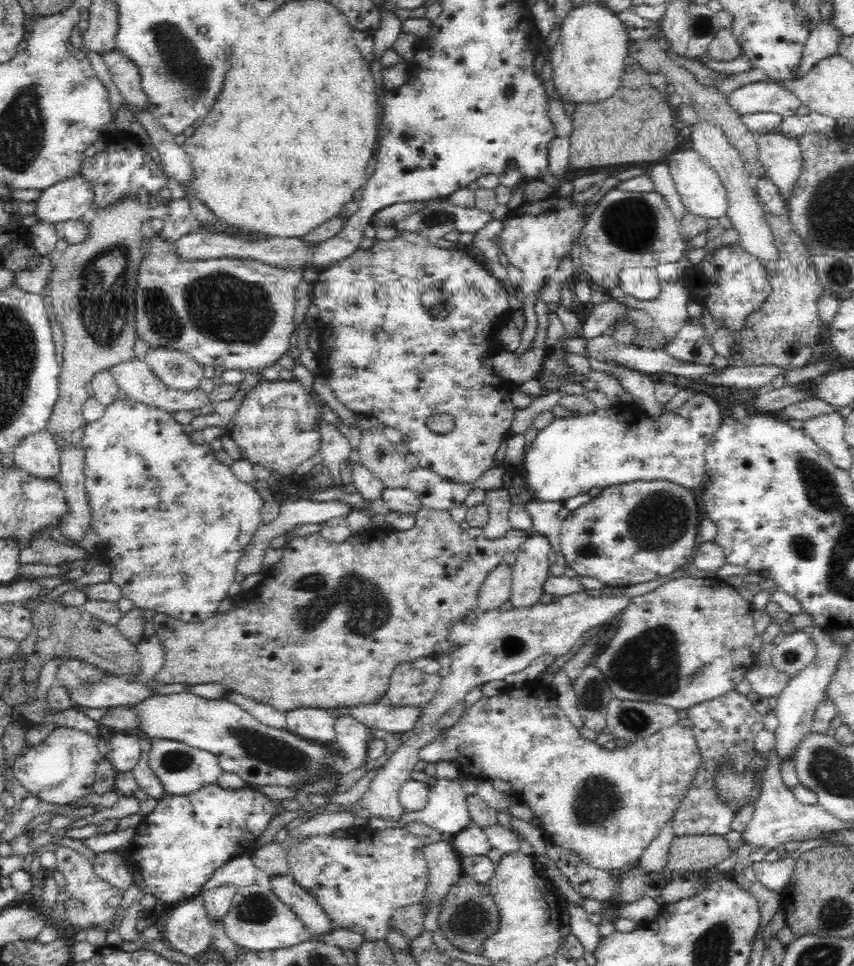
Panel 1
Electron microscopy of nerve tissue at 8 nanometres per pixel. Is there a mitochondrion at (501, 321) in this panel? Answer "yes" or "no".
no

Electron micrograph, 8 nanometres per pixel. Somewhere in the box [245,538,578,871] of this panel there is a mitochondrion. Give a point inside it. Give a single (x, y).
(367, 609)

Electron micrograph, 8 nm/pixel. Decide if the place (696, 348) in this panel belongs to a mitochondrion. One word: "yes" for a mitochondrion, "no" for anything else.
yes

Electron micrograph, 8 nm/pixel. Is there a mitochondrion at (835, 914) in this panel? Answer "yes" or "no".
yes

